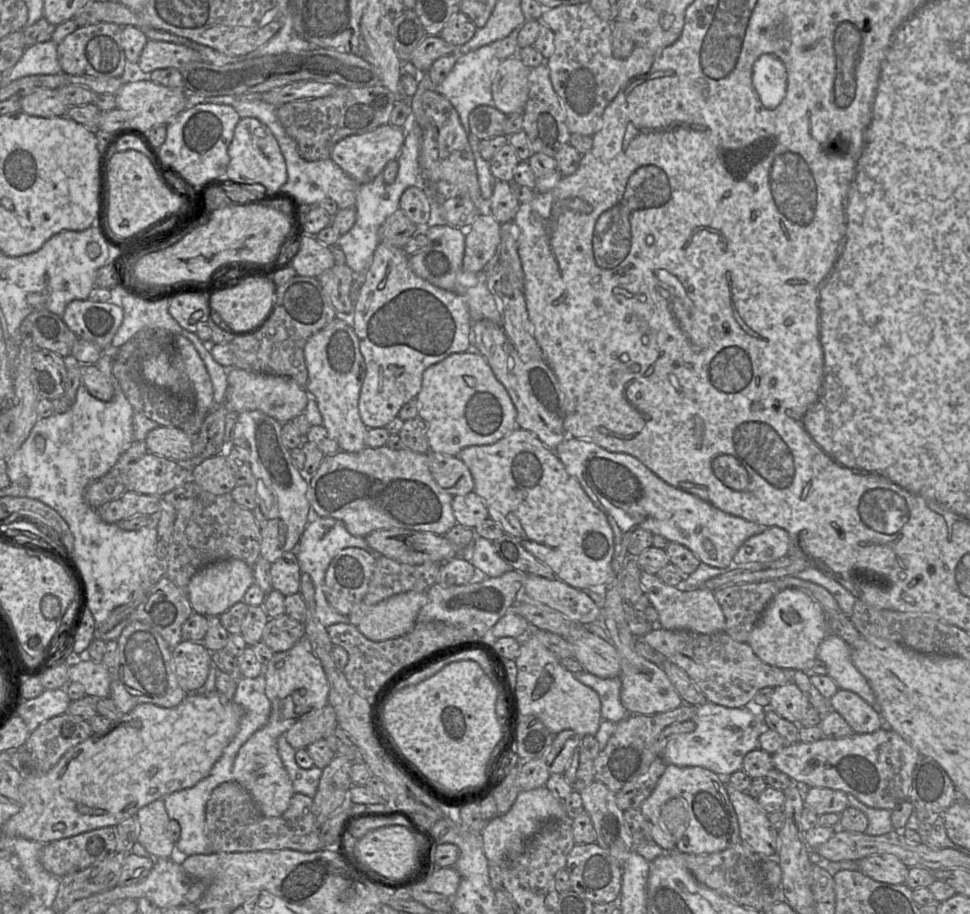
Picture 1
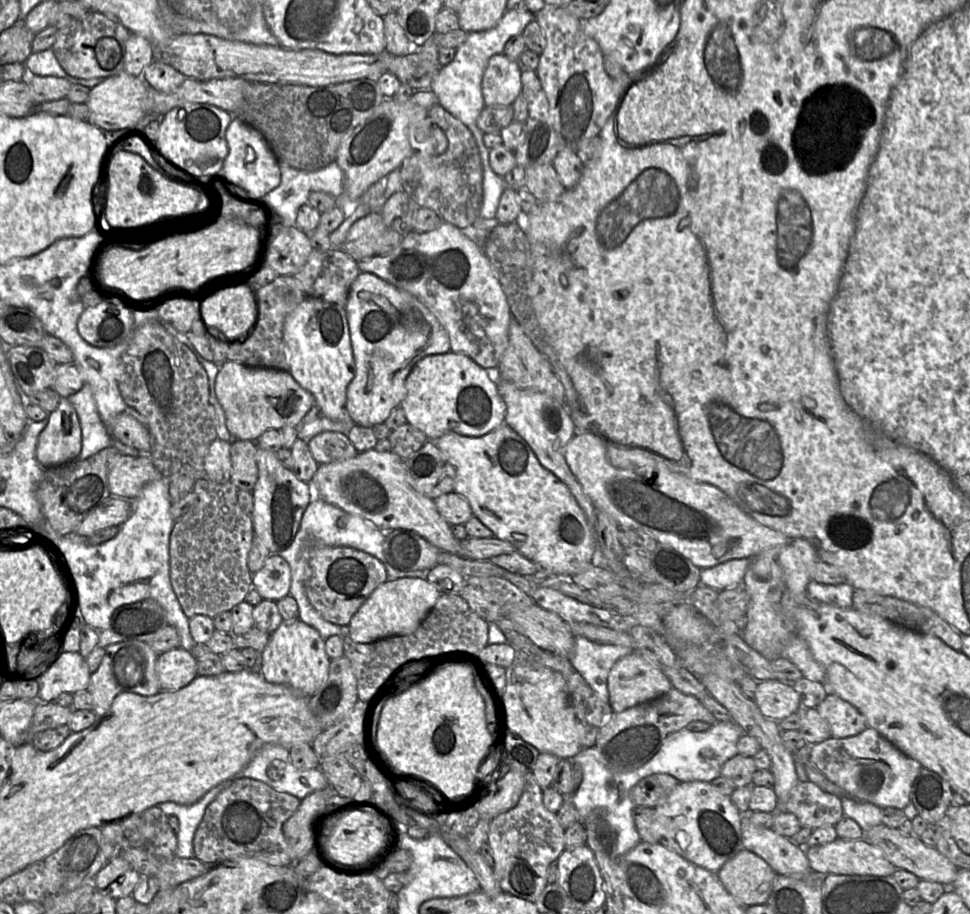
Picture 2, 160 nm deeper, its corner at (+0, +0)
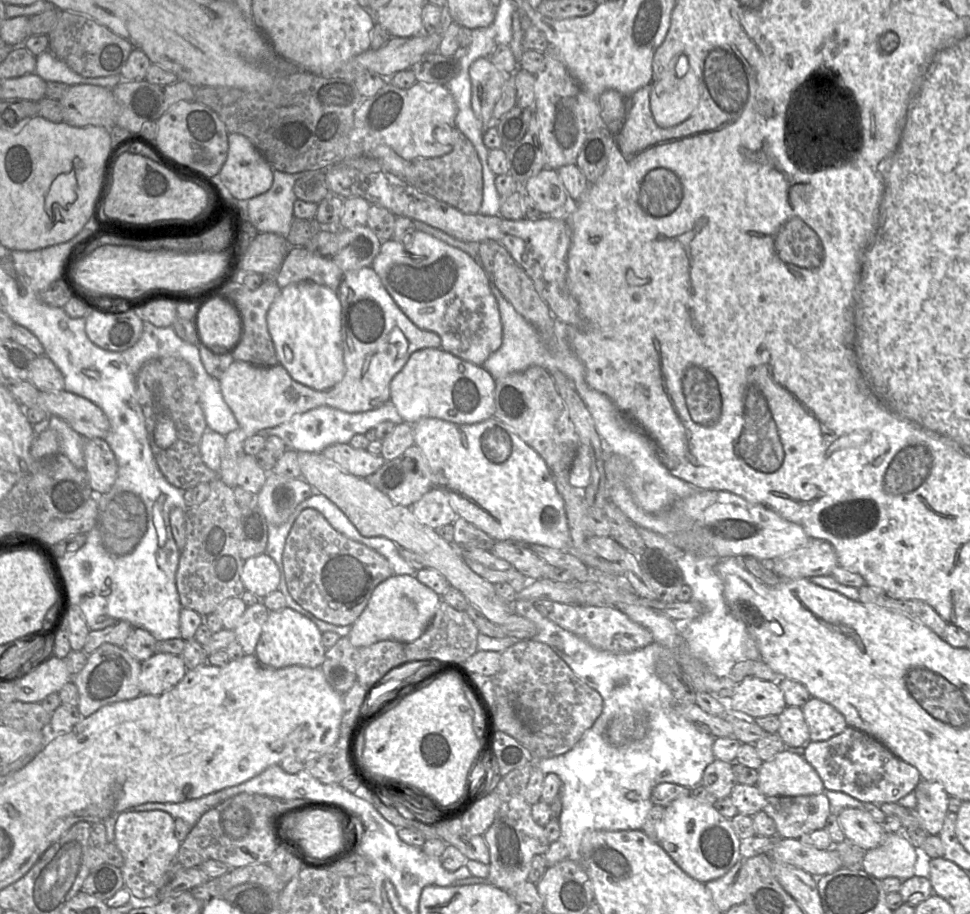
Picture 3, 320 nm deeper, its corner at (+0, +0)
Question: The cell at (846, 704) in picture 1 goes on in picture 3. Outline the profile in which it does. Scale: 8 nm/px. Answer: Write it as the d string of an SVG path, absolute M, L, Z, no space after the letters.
M811 697L802 707L809 728L810 741L825 741L848 727L844 716L831 704Z

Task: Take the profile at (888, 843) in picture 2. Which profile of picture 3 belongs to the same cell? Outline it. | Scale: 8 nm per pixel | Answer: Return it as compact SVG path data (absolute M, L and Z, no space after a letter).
M845 808L839 812L838 821L846 839L865 851L878 846L886 834L882 825L863 809Z

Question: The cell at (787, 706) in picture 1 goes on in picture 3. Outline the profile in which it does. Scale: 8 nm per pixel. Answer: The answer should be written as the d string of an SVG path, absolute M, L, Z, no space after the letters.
M756 678L739 683L734 695L725 703L729 710L742 712L754 719L778 716L787 707L777 682Z

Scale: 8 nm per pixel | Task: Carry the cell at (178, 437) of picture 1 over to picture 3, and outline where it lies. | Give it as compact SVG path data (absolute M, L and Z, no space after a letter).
M65 390L60 392L40 392L37 404L34 407L46 410L50 416L60 417L84 438L105 439L110 429L108 418L97 405L82 396Z

